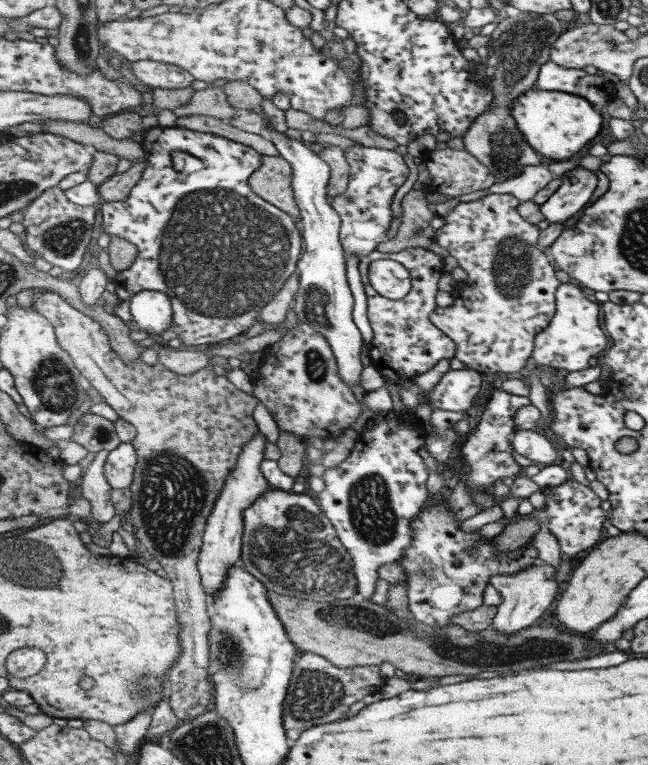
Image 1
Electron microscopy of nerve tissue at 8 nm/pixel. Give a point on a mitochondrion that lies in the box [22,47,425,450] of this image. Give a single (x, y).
(223, 254)

